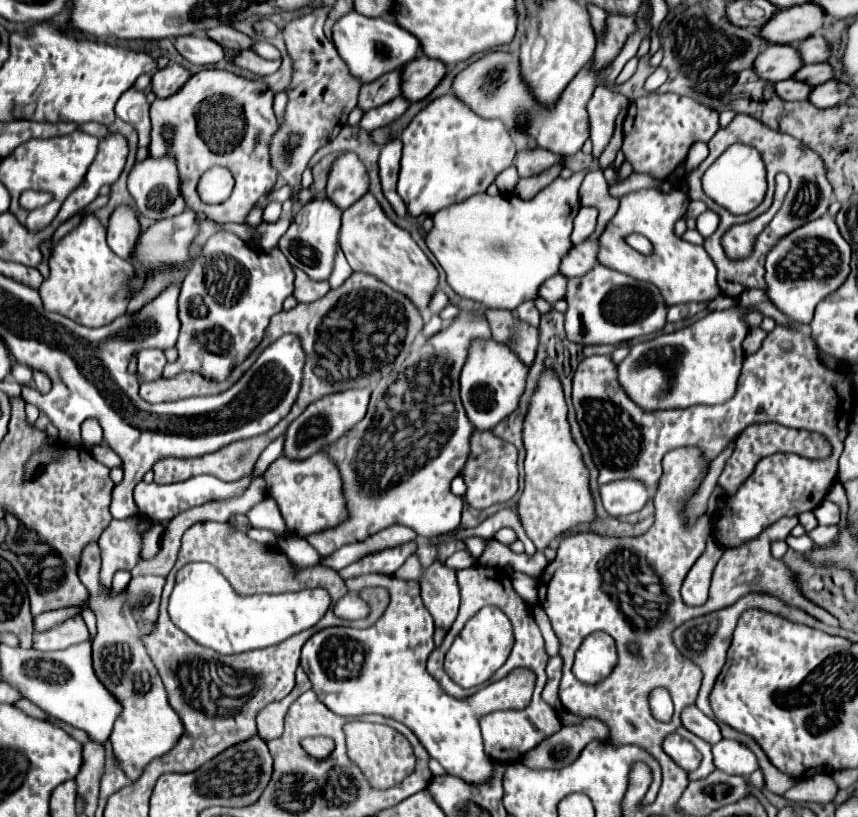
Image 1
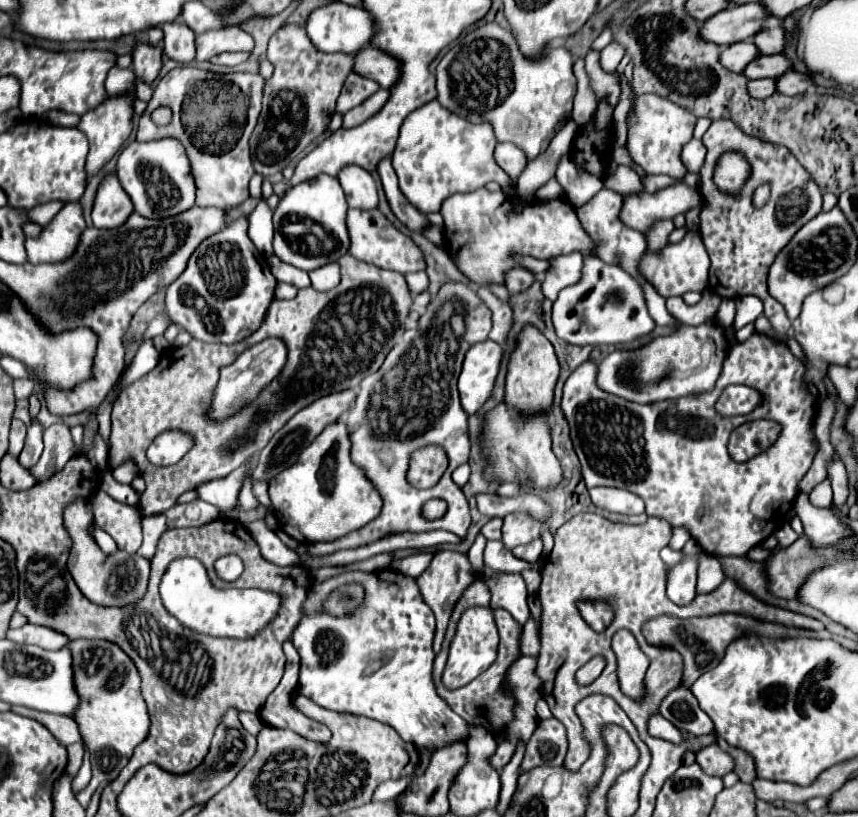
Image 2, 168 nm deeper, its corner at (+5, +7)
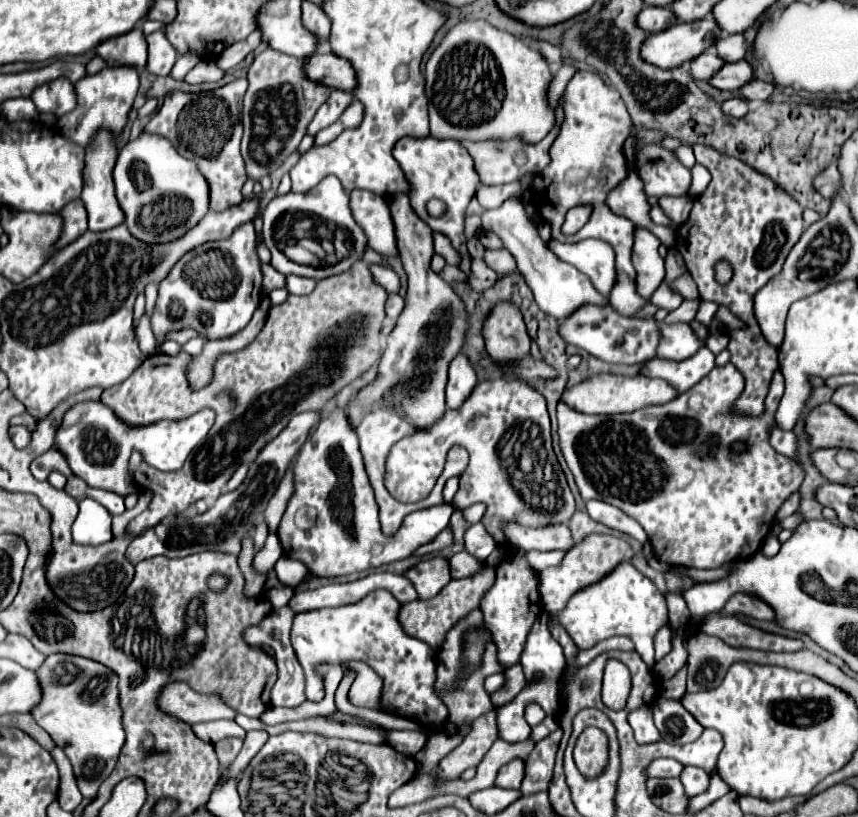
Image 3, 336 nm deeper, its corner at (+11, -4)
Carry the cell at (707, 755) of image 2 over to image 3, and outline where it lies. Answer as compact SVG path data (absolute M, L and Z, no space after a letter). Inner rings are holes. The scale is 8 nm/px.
M685 767L679 775L683 787L685 787L685 795L687 797L695 797L699 793L703 793L709 787L709 773L705 773L699 767Z

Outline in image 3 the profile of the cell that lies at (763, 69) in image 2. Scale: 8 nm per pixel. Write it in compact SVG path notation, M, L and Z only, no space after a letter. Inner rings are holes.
M735 61L733 65L725 63L707 83L721 91L739 91L749 81L753 81L751 65L745 61Z

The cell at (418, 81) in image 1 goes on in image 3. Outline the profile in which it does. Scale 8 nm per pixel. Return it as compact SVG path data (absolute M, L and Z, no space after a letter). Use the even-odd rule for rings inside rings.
M315 53L303 61L305 77L329 85L331 89L351 91L355 87L355 71L347 59L341 59L333 53Z

